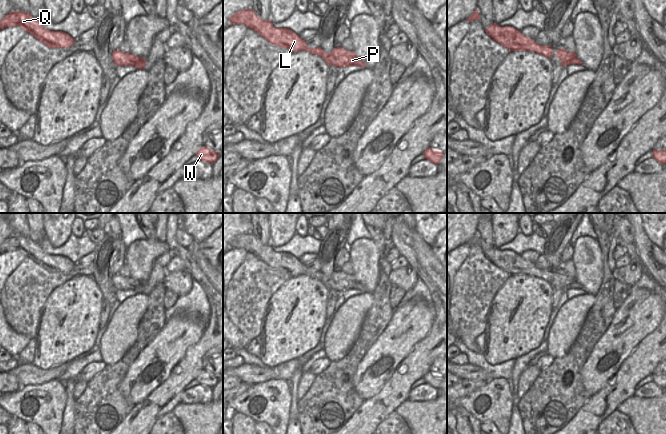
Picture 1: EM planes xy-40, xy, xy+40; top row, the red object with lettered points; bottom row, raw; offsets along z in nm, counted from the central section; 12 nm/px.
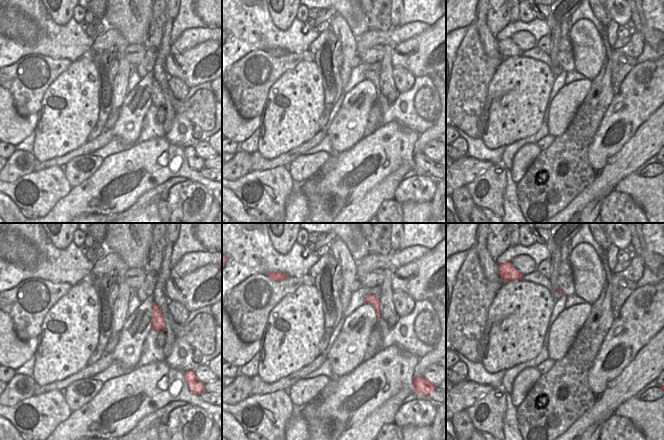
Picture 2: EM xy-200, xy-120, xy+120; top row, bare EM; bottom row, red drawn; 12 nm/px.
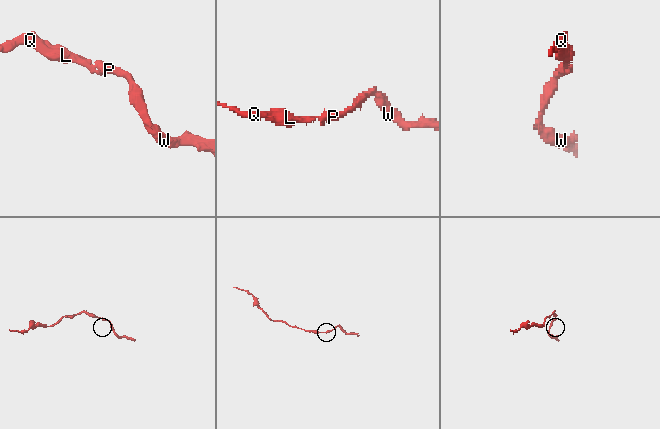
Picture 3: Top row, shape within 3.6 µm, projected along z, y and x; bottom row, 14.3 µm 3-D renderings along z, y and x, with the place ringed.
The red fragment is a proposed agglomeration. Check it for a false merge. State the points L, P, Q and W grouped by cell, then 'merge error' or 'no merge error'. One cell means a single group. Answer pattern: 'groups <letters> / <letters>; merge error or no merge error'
groups L P Q W; no merge error

